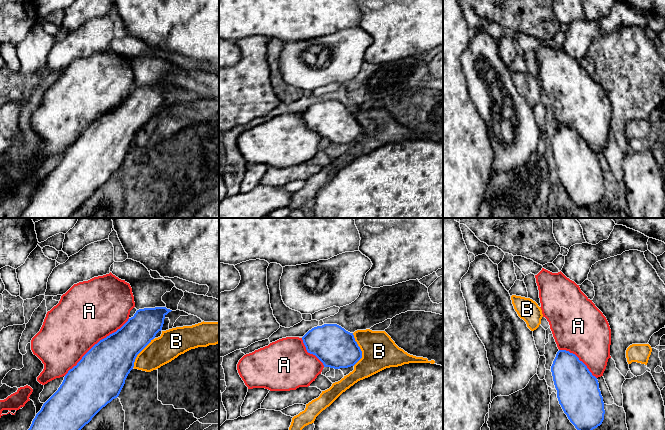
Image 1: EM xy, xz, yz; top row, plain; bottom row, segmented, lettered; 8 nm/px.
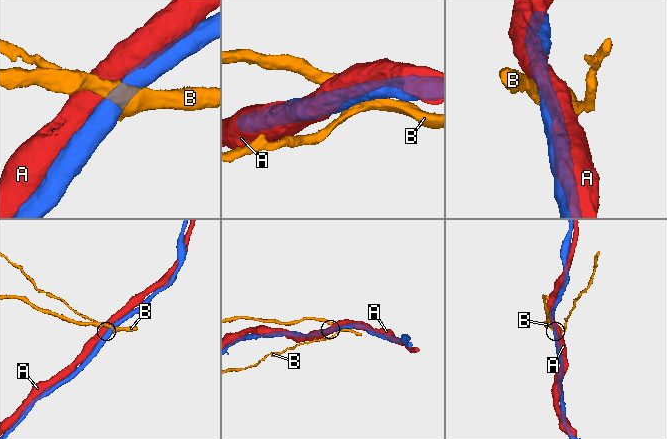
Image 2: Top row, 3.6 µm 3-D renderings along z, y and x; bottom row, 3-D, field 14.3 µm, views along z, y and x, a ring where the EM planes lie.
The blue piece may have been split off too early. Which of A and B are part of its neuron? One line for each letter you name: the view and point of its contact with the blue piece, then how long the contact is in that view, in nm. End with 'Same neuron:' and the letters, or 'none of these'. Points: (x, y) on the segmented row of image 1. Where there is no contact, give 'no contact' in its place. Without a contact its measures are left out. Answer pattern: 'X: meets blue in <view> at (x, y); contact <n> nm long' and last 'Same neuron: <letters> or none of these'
A: meets blue in xy at (97, 343); contact 700 nm long
Same neuron: A

